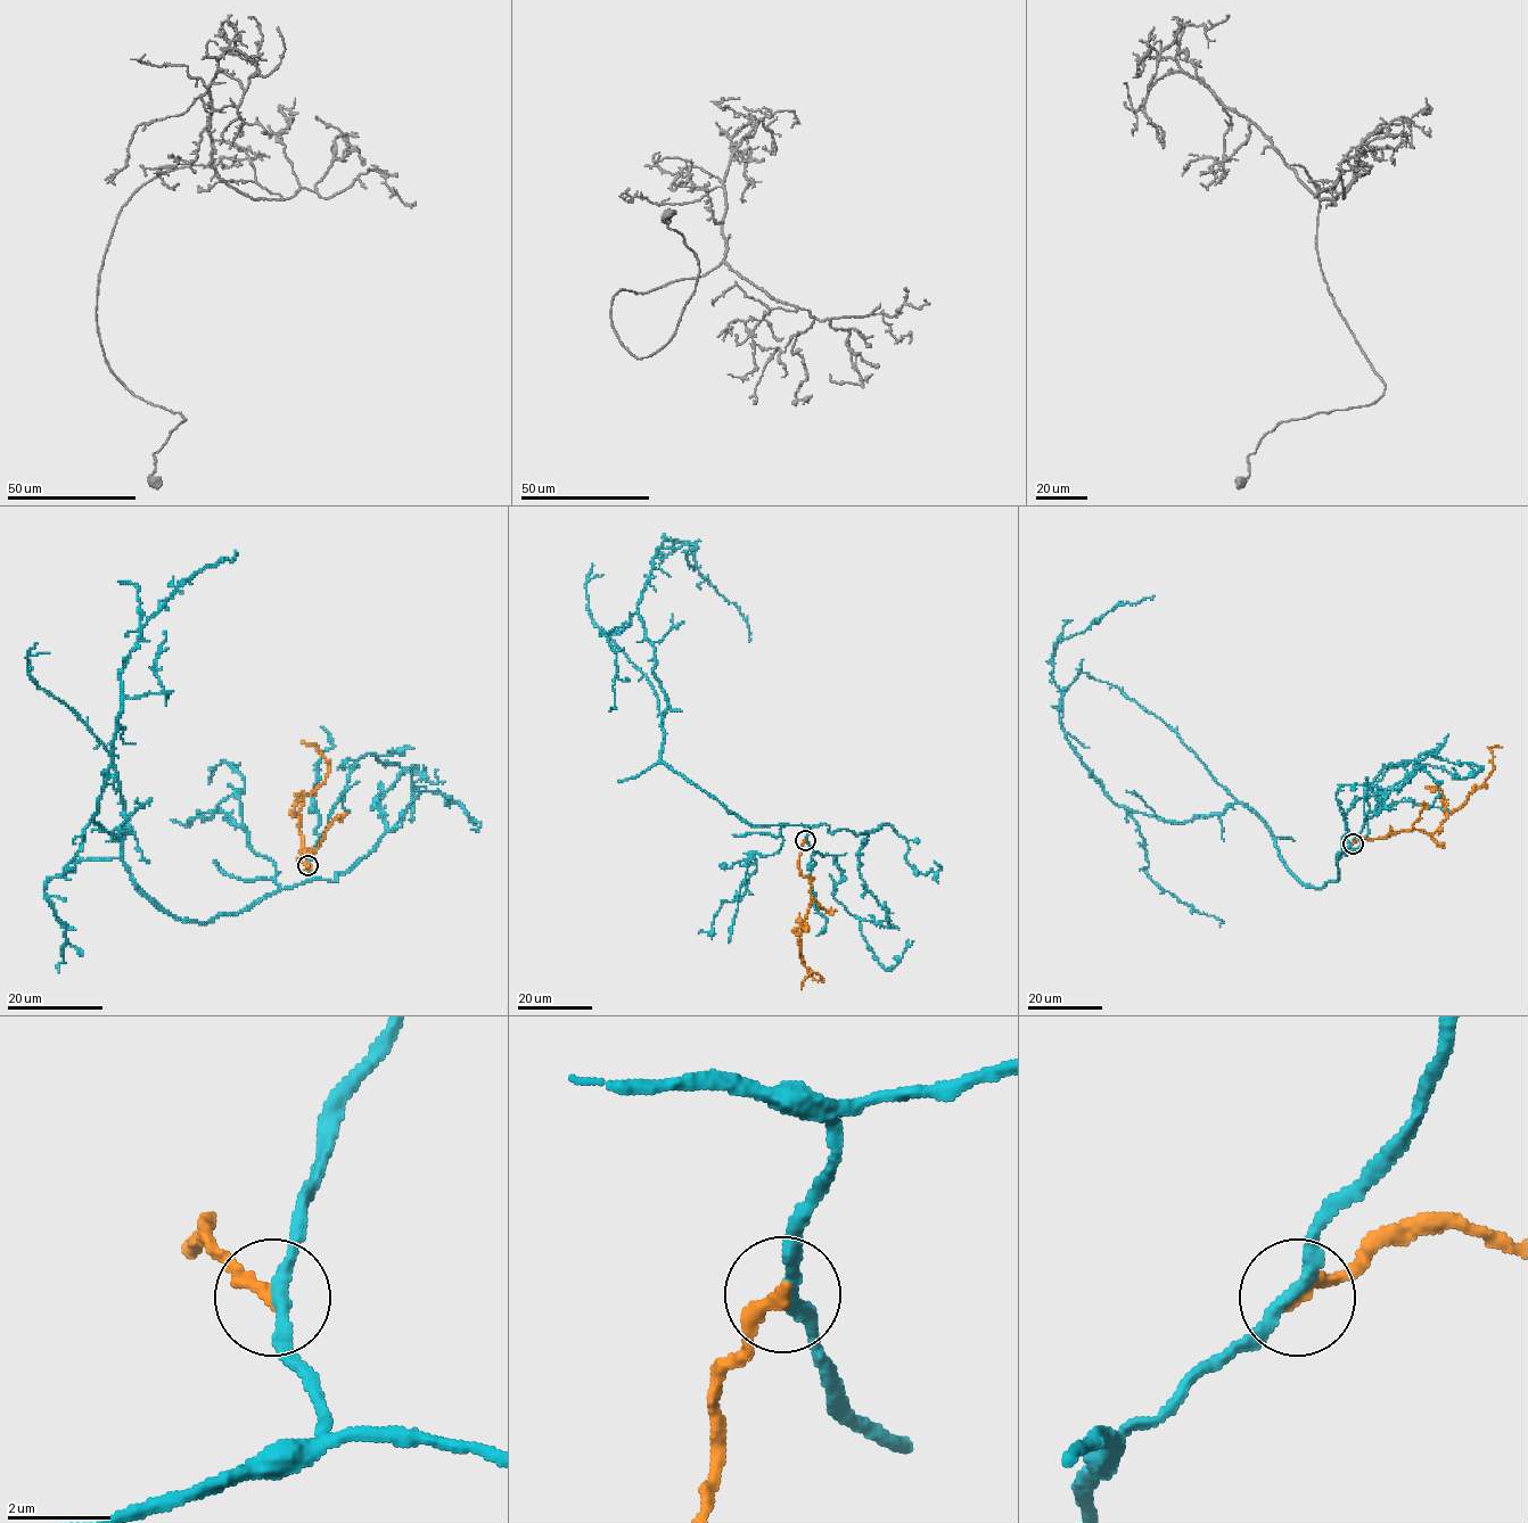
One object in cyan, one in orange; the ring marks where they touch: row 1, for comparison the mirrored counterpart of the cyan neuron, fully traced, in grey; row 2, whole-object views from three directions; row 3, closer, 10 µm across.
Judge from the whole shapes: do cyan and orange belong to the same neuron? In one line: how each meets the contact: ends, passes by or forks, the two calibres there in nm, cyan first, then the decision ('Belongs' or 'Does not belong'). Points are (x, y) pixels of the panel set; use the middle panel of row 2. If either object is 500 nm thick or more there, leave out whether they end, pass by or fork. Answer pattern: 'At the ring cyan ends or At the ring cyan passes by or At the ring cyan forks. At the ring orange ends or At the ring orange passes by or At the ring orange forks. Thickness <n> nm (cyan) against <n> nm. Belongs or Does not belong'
At the ring cyan passes by. At the ring orange ends. Thickness 240 nm (cyan) against 280 nm. Does not belong

